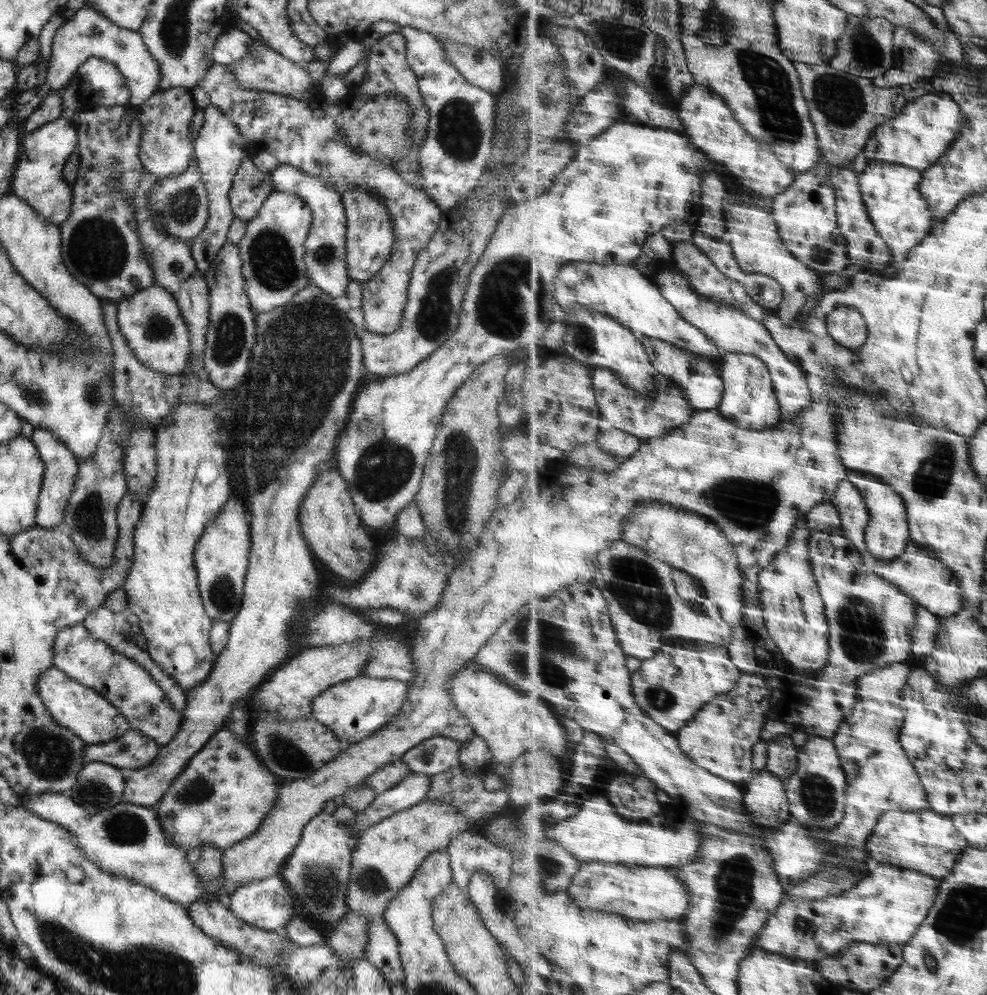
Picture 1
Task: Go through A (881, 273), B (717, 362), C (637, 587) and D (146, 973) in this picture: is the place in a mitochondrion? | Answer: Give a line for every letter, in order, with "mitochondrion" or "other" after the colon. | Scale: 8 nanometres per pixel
A: other
B: other
C: mitochondrion
D: mitochondrion

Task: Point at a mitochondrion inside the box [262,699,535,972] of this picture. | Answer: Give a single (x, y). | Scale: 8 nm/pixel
(324, 883)

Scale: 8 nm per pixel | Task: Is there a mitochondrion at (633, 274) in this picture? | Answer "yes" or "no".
no

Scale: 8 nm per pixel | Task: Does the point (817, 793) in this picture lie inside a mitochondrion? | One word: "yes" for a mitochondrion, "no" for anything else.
yes

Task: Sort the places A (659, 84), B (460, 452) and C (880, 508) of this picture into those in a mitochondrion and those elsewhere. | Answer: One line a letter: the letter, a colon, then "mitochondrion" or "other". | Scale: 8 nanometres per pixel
A: other
B: mitochondrion
C: other

